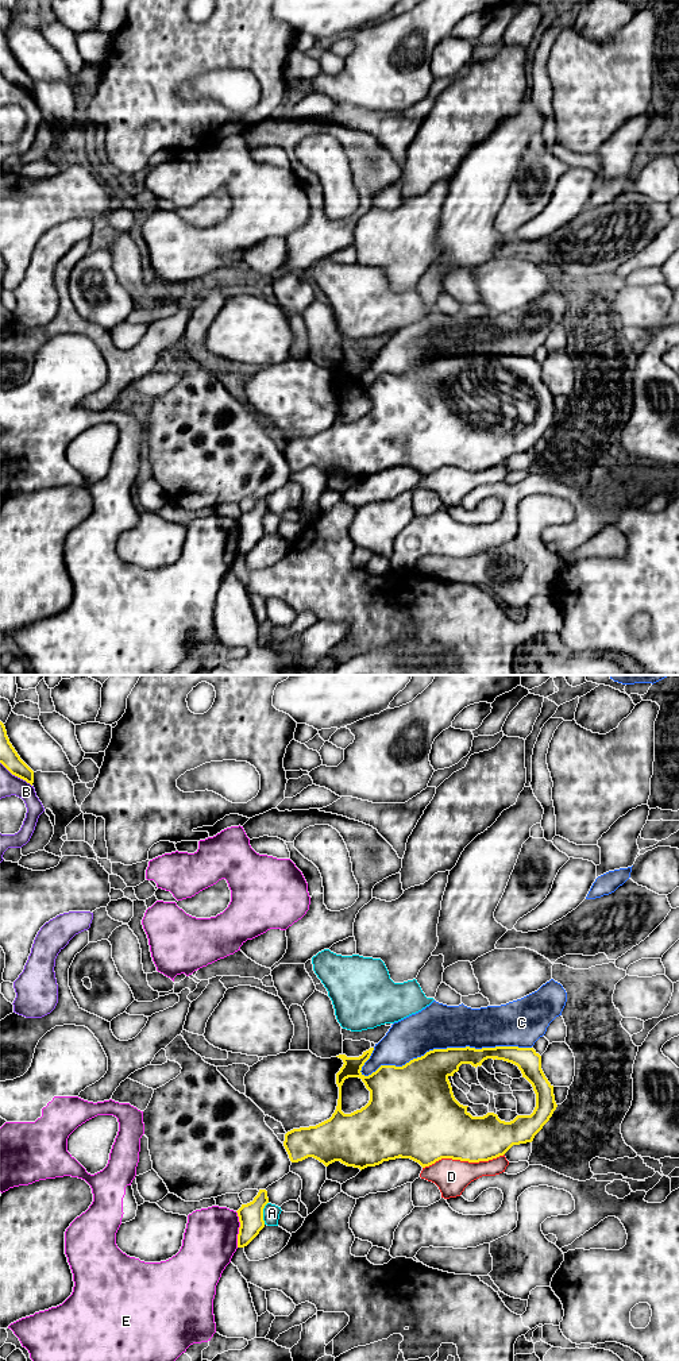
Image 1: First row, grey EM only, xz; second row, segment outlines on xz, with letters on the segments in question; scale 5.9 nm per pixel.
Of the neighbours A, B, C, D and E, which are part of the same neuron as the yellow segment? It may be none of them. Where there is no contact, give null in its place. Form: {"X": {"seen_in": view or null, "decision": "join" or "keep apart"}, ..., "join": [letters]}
{"A": {"seen_in": "xz", "decision": "keep apart"}, "B": {"seen_in": "xz", "decision": "keep apart"}, "C": {"seen_in": "xz", "decision": "keep apart"}, "D": {"seen_in": "xz", "decision": "keep apart"}, "E": {"seen_in": "xz", "decision": "keep apart"}, "join": []}

